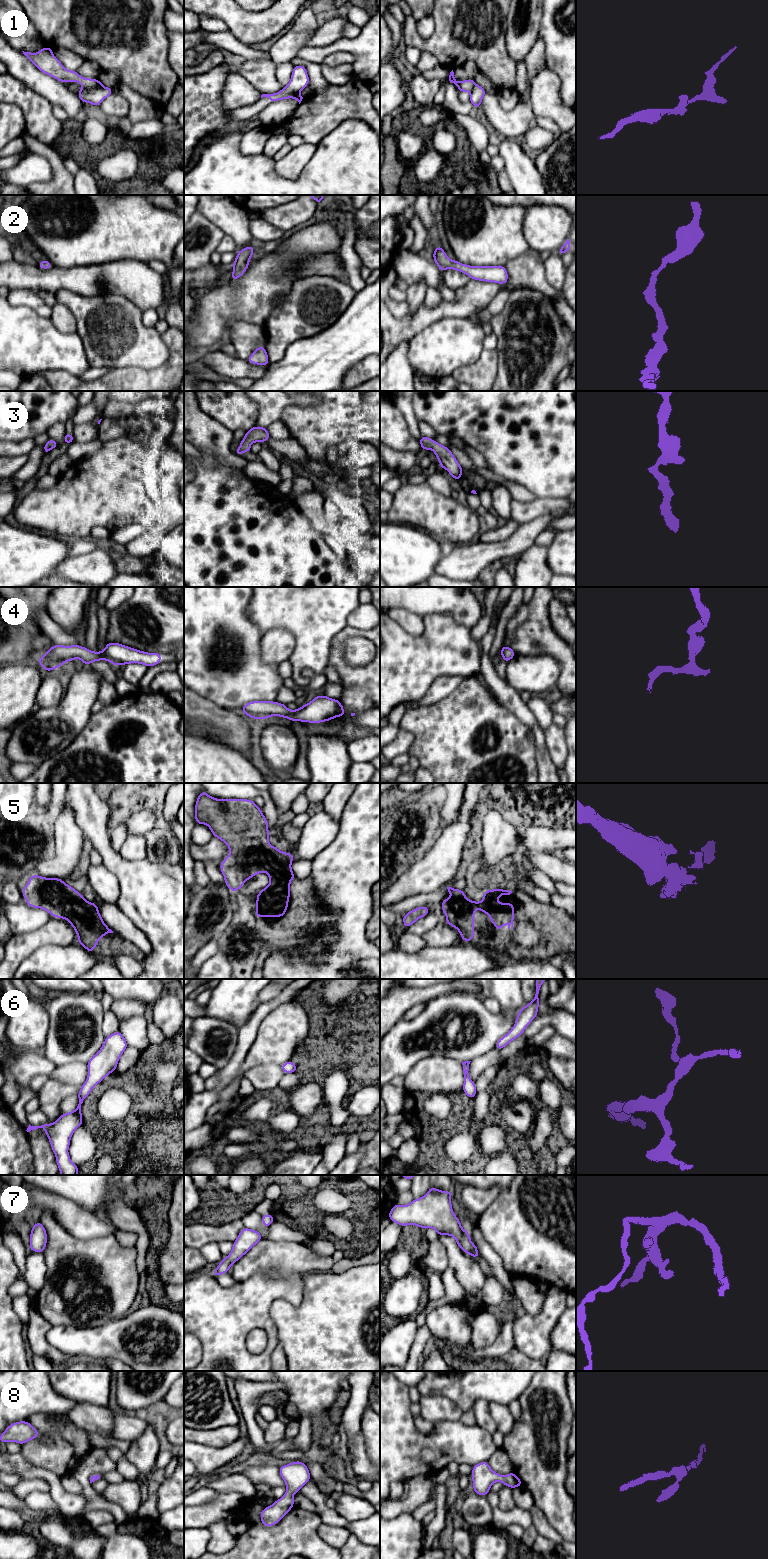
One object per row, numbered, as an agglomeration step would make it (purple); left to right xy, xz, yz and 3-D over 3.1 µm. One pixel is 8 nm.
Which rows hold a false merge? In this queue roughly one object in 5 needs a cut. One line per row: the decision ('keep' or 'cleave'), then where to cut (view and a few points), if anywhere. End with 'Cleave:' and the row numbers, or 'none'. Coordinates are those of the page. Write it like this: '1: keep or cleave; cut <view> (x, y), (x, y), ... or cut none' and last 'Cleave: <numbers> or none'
1: keep; cut none
2: keep; cut none
3: keep; cut none
4: keep; cut none
5: keep; cut none
6: keep; cut none
7: keep; cut none
8: keep; cut none
Cleave: none

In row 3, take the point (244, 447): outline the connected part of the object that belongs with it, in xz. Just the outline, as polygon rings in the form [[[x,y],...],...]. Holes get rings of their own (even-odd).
[[[254,426],[248,430],[240,443],[239,448],[234,451],[236,455],[241,456],[243,452],[250,452],[250,445],[254,442],[266,442],[270,438],[267,428]]]

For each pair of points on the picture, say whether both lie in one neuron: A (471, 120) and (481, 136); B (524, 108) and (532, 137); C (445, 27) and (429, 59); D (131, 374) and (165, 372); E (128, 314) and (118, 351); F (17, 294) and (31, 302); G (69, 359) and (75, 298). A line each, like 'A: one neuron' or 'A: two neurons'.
A: one neuron
B: two neurons
C: two neurons
D: one neuron
E: one neuron
F: one neuron
G: two neurons

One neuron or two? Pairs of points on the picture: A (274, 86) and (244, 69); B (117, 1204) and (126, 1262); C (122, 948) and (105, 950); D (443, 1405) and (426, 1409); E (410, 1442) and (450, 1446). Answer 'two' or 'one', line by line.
A: one
B: two
C: one
D: one
E: one

